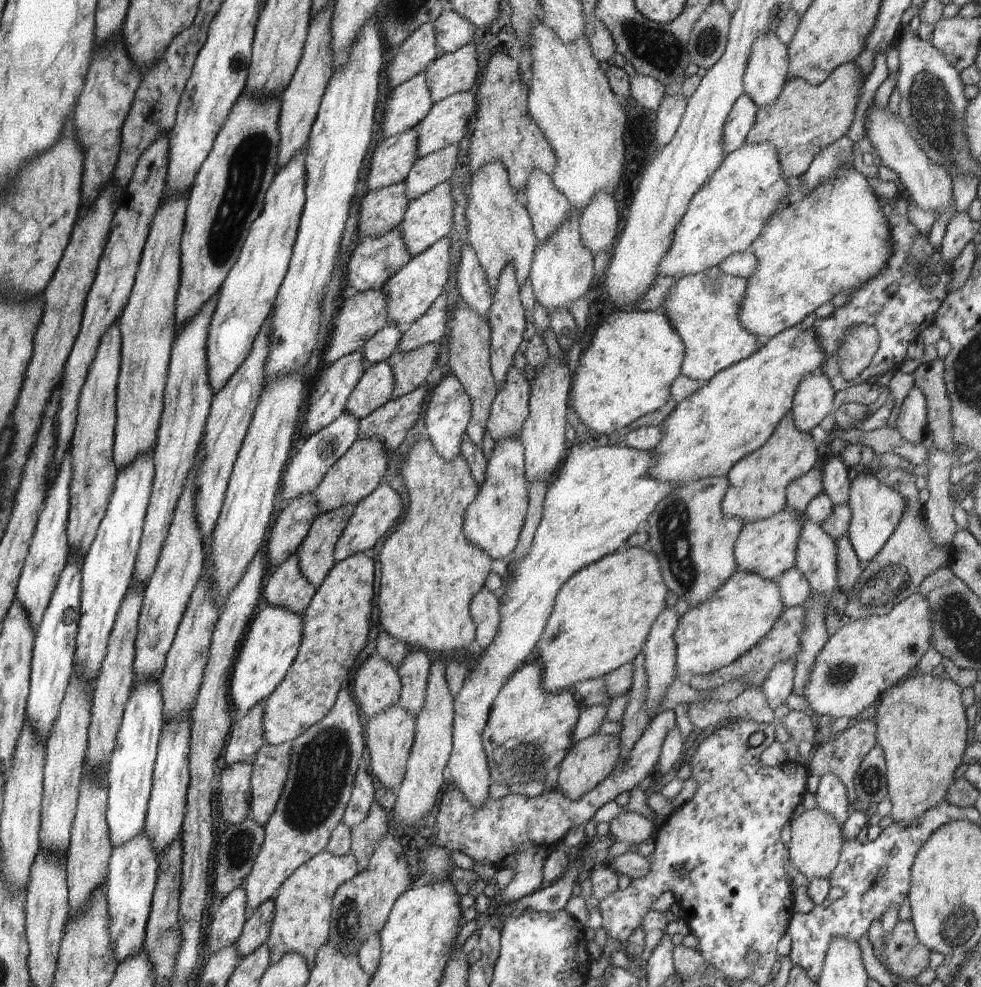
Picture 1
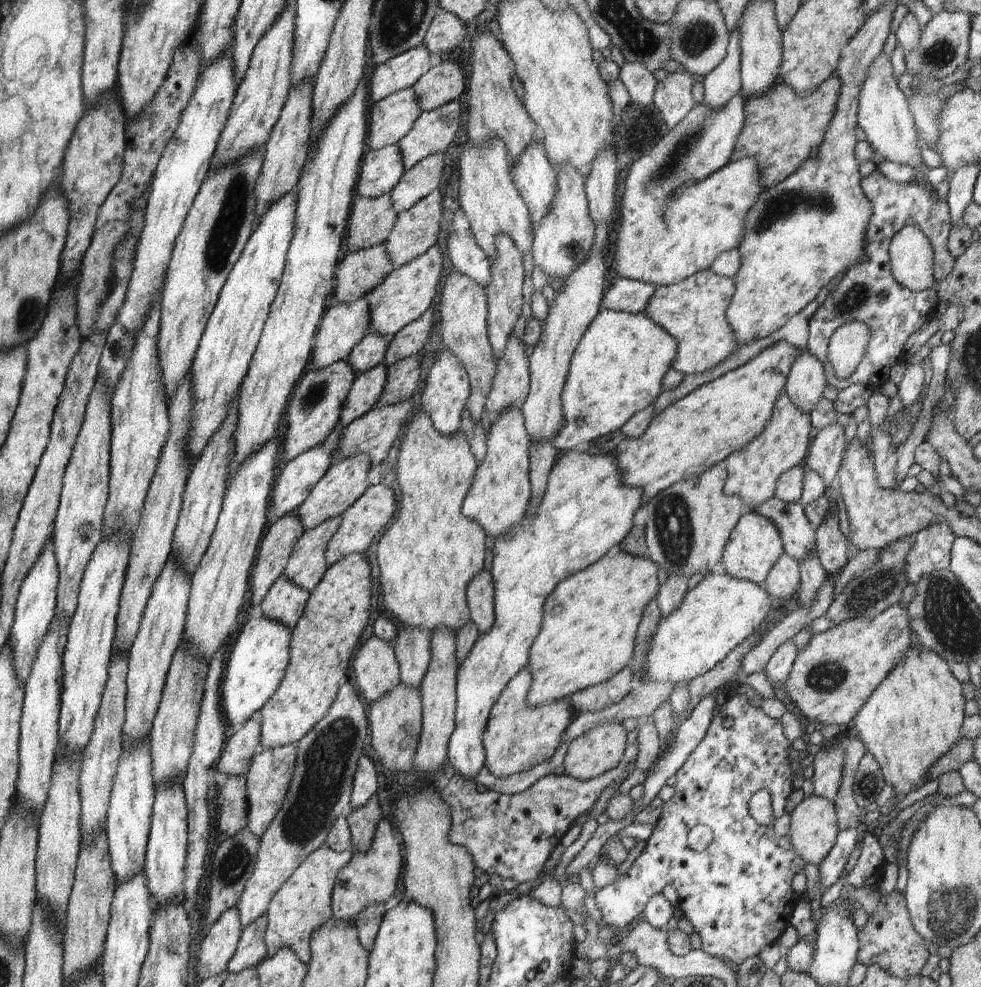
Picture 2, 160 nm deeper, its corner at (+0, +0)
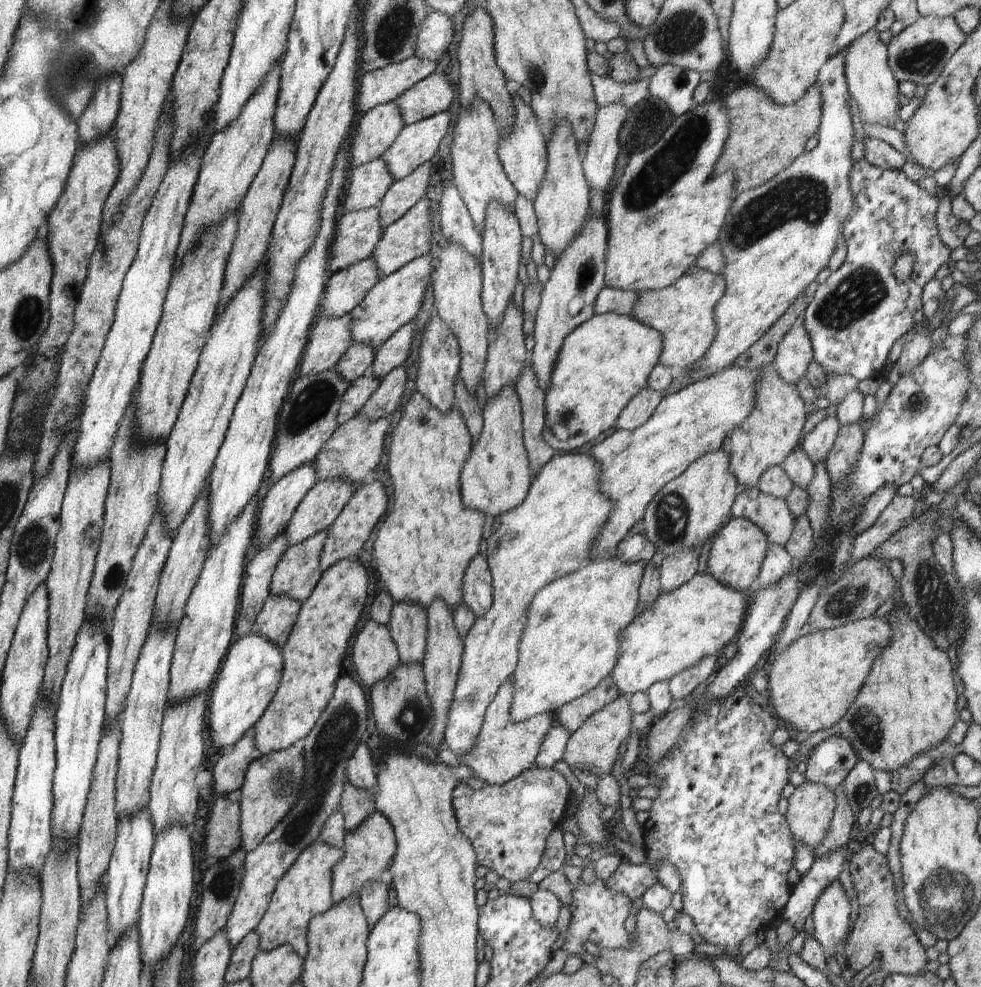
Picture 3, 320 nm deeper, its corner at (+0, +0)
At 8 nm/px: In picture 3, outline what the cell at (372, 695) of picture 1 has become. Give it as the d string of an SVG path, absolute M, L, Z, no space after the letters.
M371 618L352 644L352 658L358 676L370 688L386 678L401 662L389 627Z

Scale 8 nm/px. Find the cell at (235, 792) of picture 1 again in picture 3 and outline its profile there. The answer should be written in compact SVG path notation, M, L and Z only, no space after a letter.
M241 792L220 795L214 802L210 820L206 824L206 854L222 860L241 848L240 802Z

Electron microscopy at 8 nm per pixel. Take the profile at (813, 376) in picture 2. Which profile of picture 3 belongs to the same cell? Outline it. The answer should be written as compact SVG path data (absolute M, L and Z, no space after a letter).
M792 328L784 333L782 340L779 340L777 346L777 353L772 364L778 371L778 374L784 379L784 382L796 387L800 378L805 377L808 364L813 359L813 350L811 347L811 340L804 328Z

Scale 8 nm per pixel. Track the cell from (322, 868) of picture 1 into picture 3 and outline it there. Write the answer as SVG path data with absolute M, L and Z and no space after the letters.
M320 840L305 848L295 863L277 882L271 899L261 918L257 931L260 937L260 951L269 951L283 944L289 944L303 959L308 954L307 926L314 916L332 908L331 895L332 869L342 860L344 849L328 846Z

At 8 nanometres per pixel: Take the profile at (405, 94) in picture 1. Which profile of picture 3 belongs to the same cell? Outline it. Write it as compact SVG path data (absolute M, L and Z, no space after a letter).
M395 100L364 113L348 146L350 168L380 159L405 126Z

